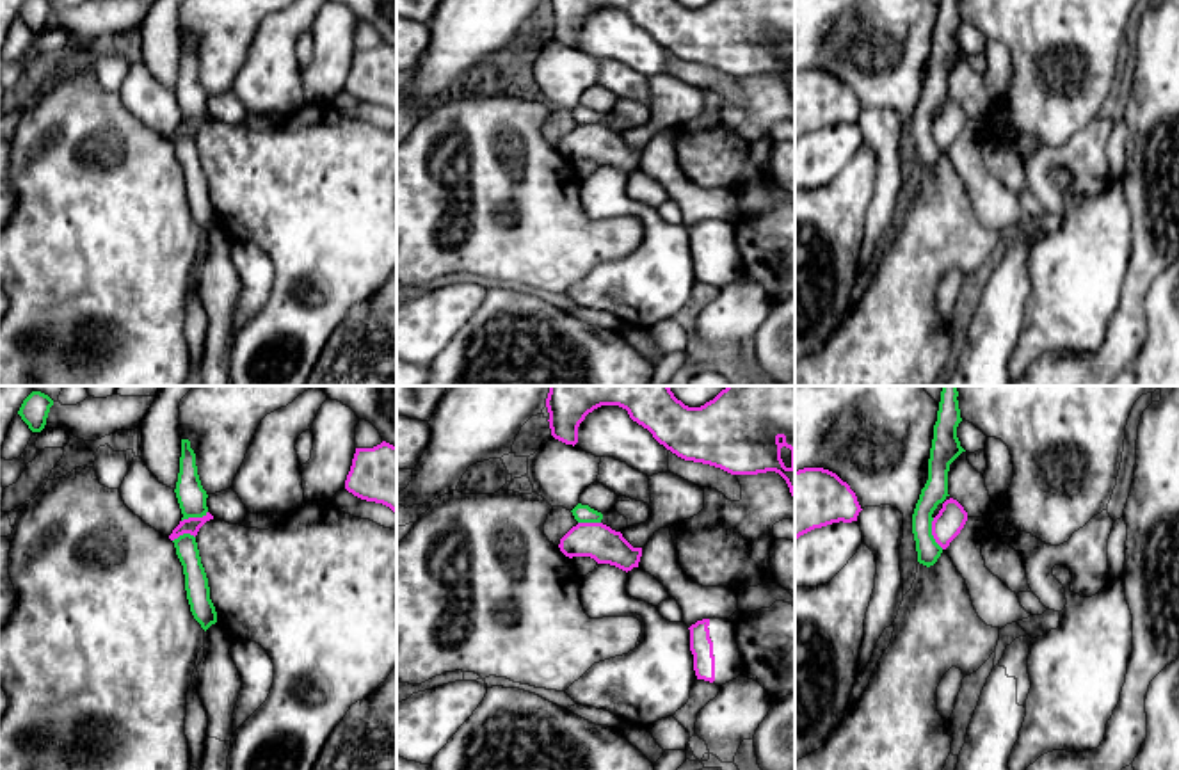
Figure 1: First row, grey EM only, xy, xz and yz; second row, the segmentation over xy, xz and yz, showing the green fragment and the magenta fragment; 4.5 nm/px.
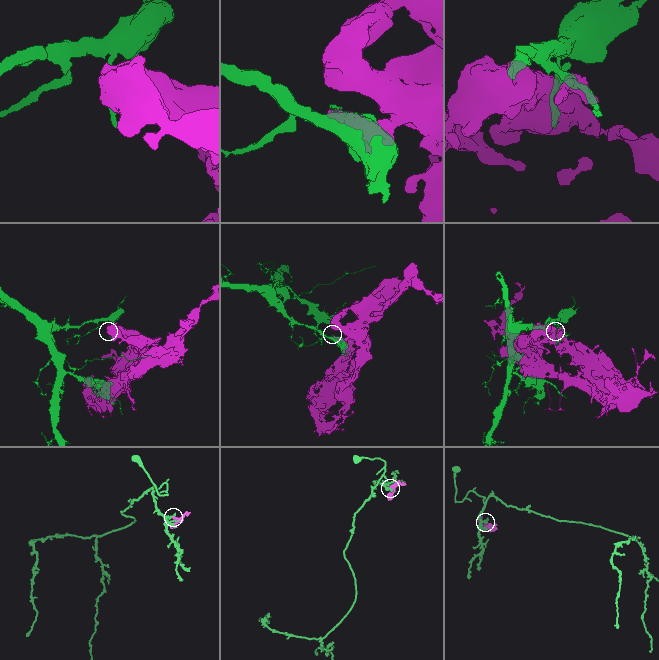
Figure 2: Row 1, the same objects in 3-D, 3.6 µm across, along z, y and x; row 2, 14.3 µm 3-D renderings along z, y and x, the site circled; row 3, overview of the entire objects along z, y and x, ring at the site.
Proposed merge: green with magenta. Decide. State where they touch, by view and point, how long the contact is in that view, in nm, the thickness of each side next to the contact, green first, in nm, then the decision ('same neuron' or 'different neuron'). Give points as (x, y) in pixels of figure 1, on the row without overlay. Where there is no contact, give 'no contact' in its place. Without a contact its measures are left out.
contact yz (930, 136); length 150 nm; calibres 110 and 140 nm; different neuron

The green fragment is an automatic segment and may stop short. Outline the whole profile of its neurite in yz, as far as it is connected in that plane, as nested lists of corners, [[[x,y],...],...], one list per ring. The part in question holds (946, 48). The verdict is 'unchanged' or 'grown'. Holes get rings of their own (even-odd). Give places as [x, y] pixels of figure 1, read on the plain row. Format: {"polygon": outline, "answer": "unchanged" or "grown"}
{"polygon": [[[941,0],[934,41],[928,60],[928,82],[921,91],[912,116],[912,135],[916,142],[918,164],[930,169],[937,164],[942,149],[932,137],[932,116],[948,96],[950,66],[966,53],[957,39],[957,28],[962,23],[958,2]]], "answer": "unchanged"}

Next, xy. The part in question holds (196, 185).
{"polygon": [[[183,135],[172,142],[176,156],[183,167],[185,192],[194,221],[206,233],[217,224],[217,213],[210,201],[210,188],[205,169],[201,165],[196,139]]], "answer": "unchanged"}

